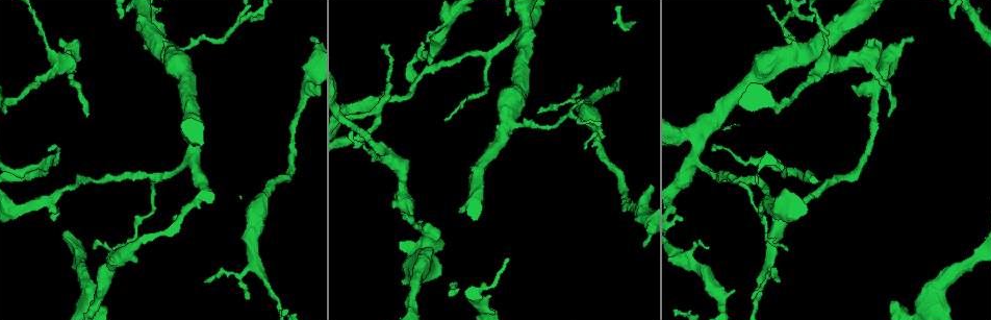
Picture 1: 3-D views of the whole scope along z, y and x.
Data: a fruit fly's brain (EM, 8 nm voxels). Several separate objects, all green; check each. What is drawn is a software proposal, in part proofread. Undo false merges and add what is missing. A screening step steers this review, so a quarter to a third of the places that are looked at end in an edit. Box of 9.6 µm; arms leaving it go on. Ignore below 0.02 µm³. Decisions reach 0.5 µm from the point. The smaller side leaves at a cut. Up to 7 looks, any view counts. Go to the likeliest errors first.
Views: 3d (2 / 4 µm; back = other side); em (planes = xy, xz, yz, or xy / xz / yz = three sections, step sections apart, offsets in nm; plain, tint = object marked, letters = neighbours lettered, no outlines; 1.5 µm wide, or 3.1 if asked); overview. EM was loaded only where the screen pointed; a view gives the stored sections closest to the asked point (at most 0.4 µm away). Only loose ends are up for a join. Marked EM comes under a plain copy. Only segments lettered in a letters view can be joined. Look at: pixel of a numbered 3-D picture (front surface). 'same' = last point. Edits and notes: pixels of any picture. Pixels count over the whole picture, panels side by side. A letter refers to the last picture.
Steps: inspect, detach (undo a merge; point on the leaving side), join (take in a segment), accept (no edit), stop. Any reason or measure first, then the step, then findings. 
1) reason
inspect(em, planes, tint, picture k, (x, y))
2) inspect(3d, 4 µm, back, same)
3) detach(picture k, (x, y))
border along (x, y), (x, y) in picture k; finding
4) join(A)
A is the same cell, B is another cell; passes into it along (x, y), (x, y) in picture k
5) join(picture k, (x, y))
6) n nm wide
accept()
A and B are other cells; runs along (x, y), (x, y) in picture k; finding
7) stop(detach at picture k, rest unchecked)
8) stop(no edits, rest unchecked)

branch stops here
inspect(em, xy, step 4, letters, picture 1, (312, 41))

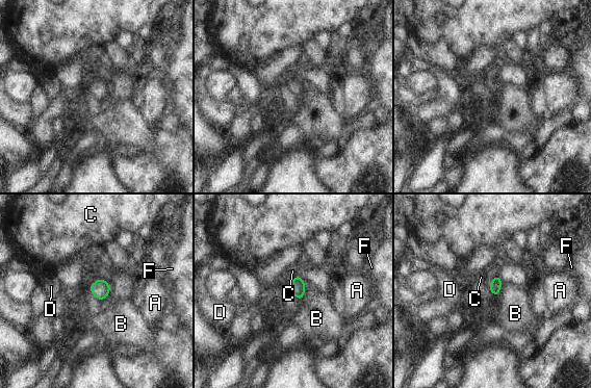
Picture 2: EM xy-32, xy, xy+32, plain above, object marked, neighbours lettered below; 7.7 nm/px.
another direction
inspect(em, planes, letters, same)

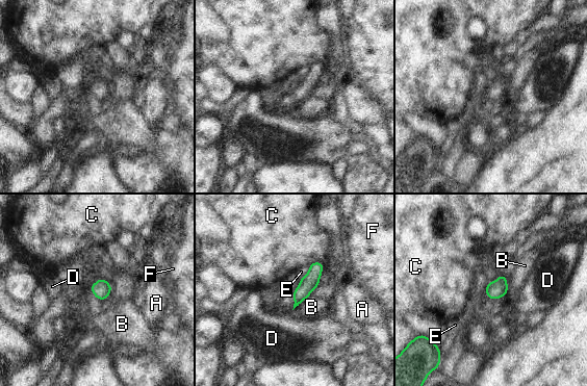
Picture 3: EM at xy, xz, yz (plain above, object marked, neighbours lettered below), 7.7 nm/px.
140 nm wide
accept()
A, B, C, D, E and F are other cells; border along (310, 293), (292, 310) in picture 3; no lettered segment goes on from it

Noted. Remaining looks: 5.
an open end
inspect(3d, 2 µm, picture 1, (383, 44))

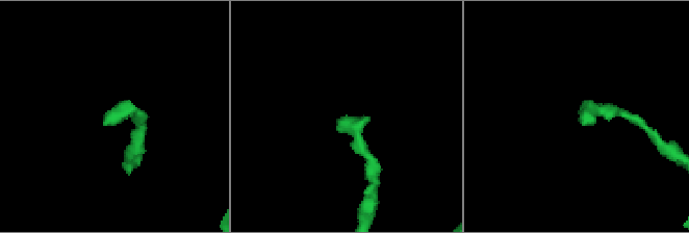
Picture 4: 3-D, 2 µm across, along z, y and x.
shape alone is not enough
inspect(em, xz, step 8, letters, picture 4, (342, 117))

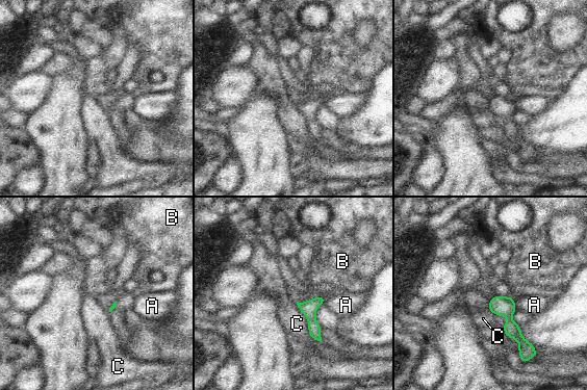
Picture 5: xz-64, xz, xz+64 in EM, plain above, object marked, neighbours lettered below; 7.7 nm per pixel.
C touches over 320 nm
accept()
A, B and C are other cells; none of them fits

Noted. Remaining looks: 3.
two arms in line, one across
inspect(em, planes, tint, picture 1, (376, 113))

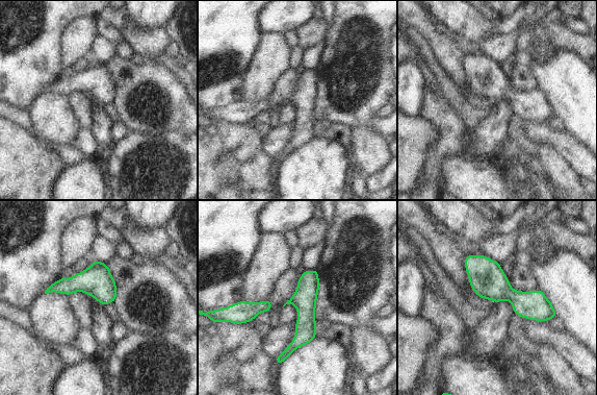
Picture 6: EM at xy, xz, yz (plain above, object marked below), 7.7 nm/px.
what lies round it
inspect(em, planes, letters, same)

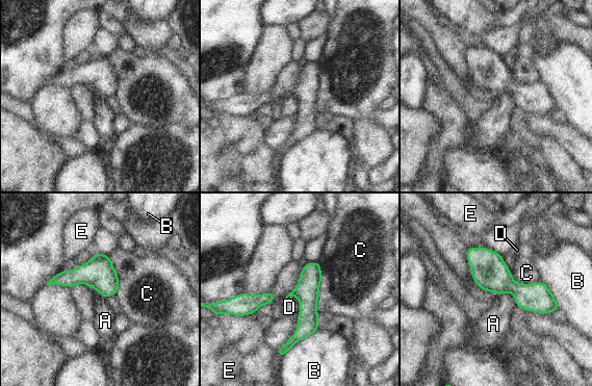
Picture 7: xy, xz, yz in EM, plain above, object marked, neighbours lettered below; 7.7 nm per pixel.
180 nm wide
accept()
A, B, C, D and E are other cells; border along (502, 255), (512, 278), (518, 283) in picture 7; continuous, no second neuron

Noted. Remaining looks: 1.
stop(no edits, rest unchecked)

